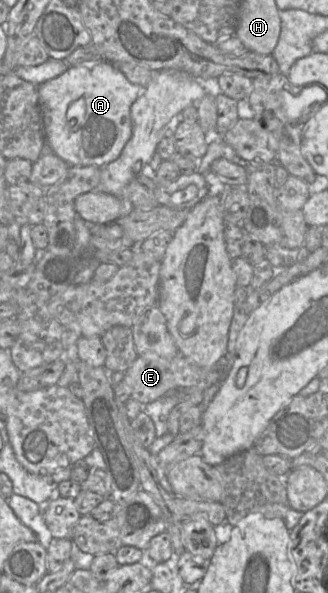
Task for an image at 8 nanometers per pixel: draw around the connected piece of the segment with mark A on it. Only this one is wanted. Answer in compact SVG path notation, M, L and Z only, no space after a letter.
M102 60L91 65L69 67L61 75L38 86L38 96L42 113L45 142L50 145L53 153L64 160L69 166L102 167L107 165L120 156L123 148L132 136L131 106L138 98L138 86L130 83L126 76L113 63L110 63L107 60Z

